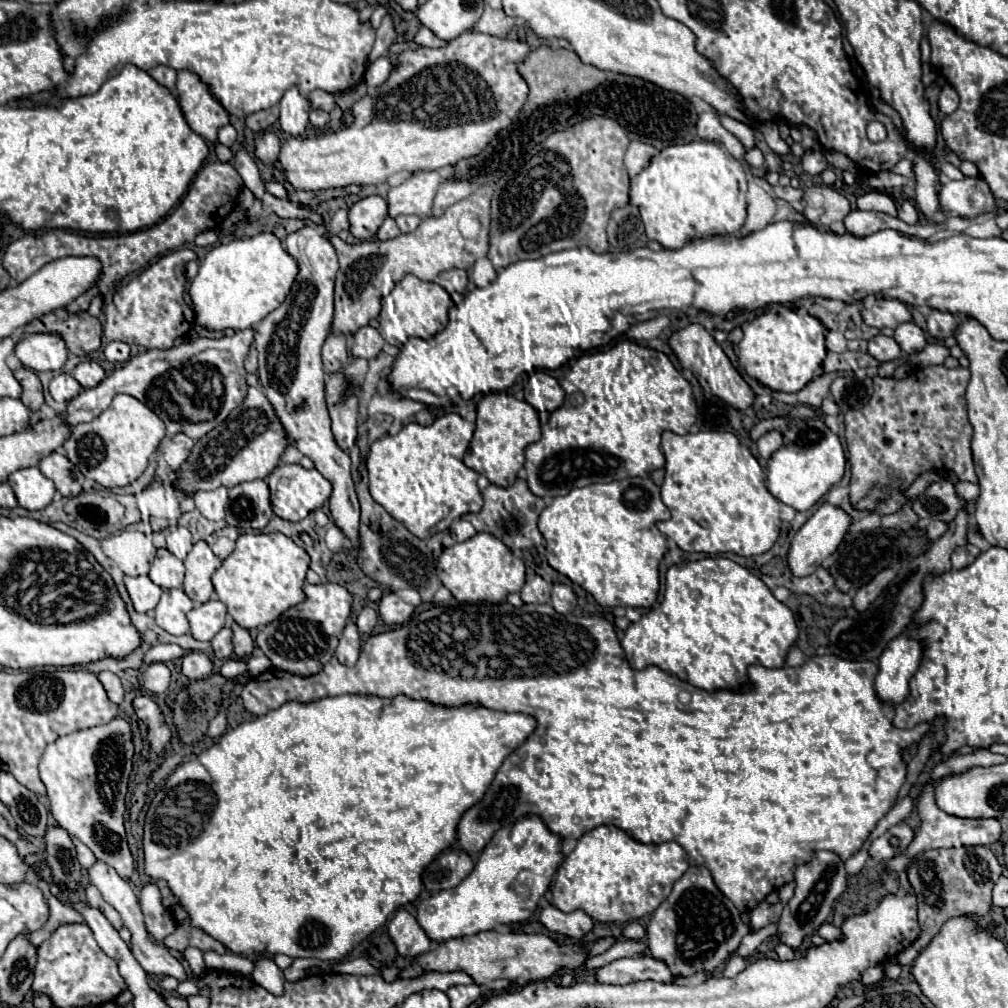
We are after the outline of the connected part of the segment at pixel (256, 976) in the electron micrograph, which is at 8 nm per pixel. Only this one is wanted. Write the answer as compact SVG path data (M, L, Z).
M259 956L255 960L255 968L253 968L251 976L253 976L253 980L257 984L261 984L263 988L267 988L271 994L275 994L275 996L283 994L283 982L285 982L283 970L271 958Z

